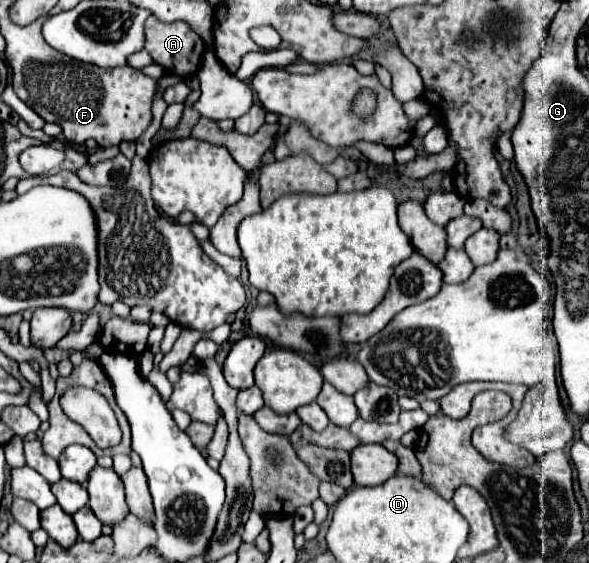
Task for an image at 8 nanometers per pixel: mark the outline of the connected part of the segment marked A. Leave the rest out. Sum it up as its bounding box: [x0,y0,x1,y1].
[146,16,204,78]

